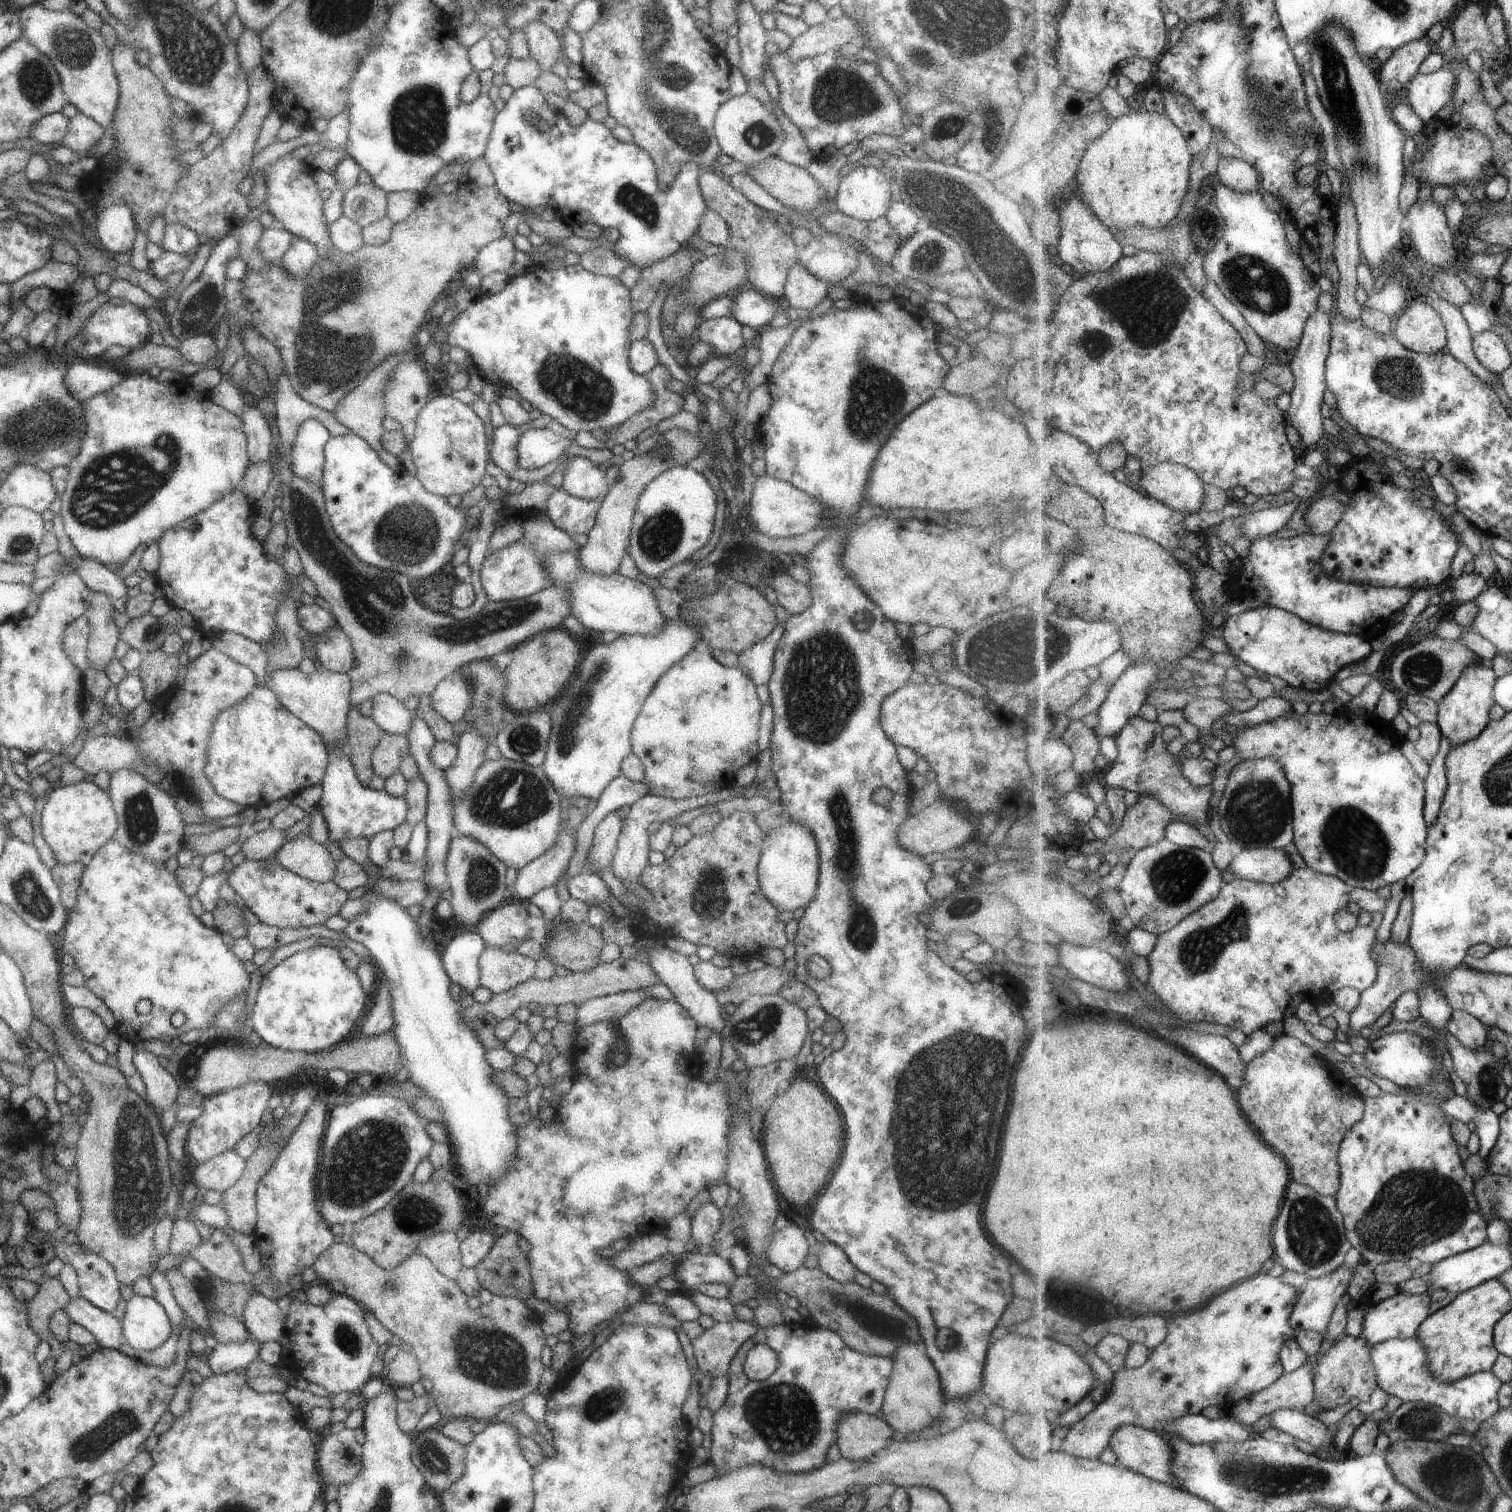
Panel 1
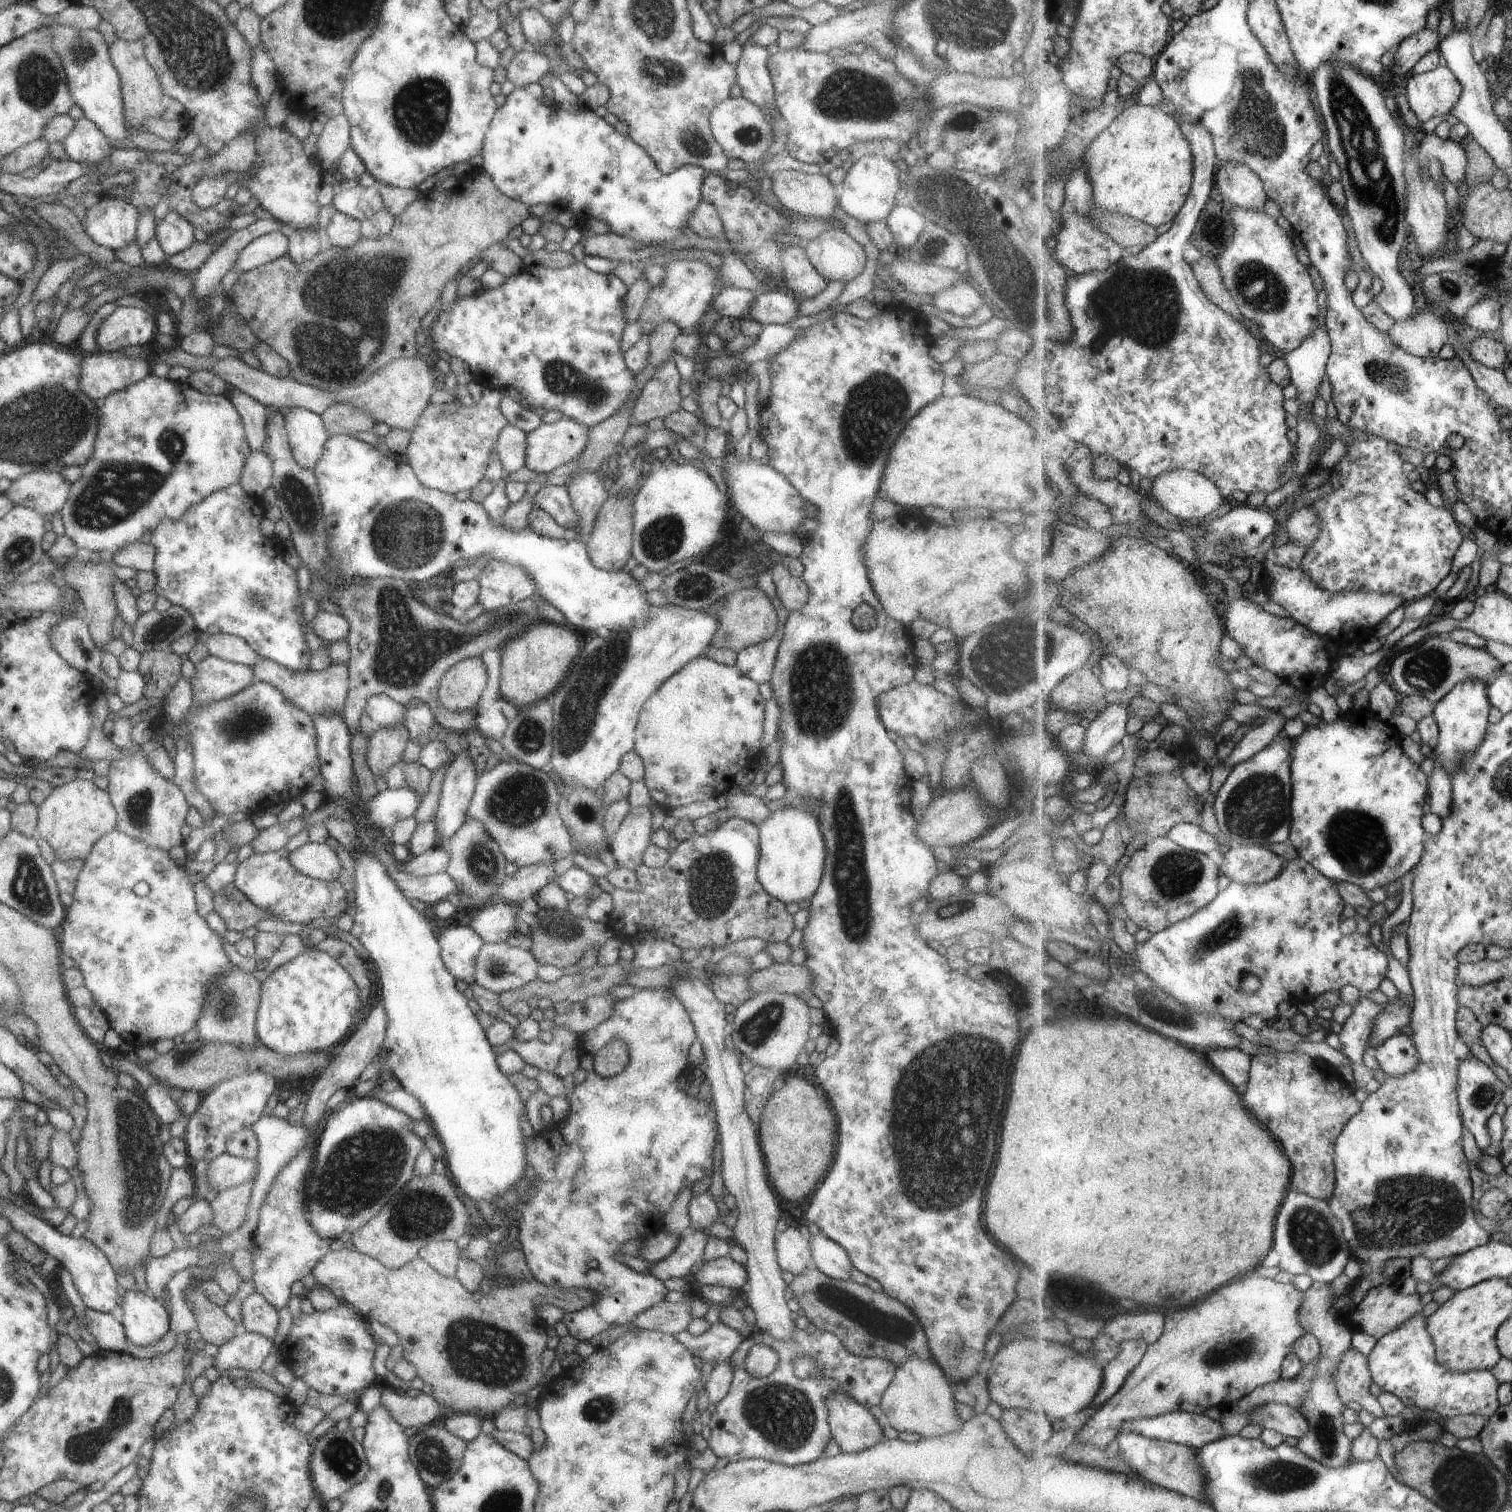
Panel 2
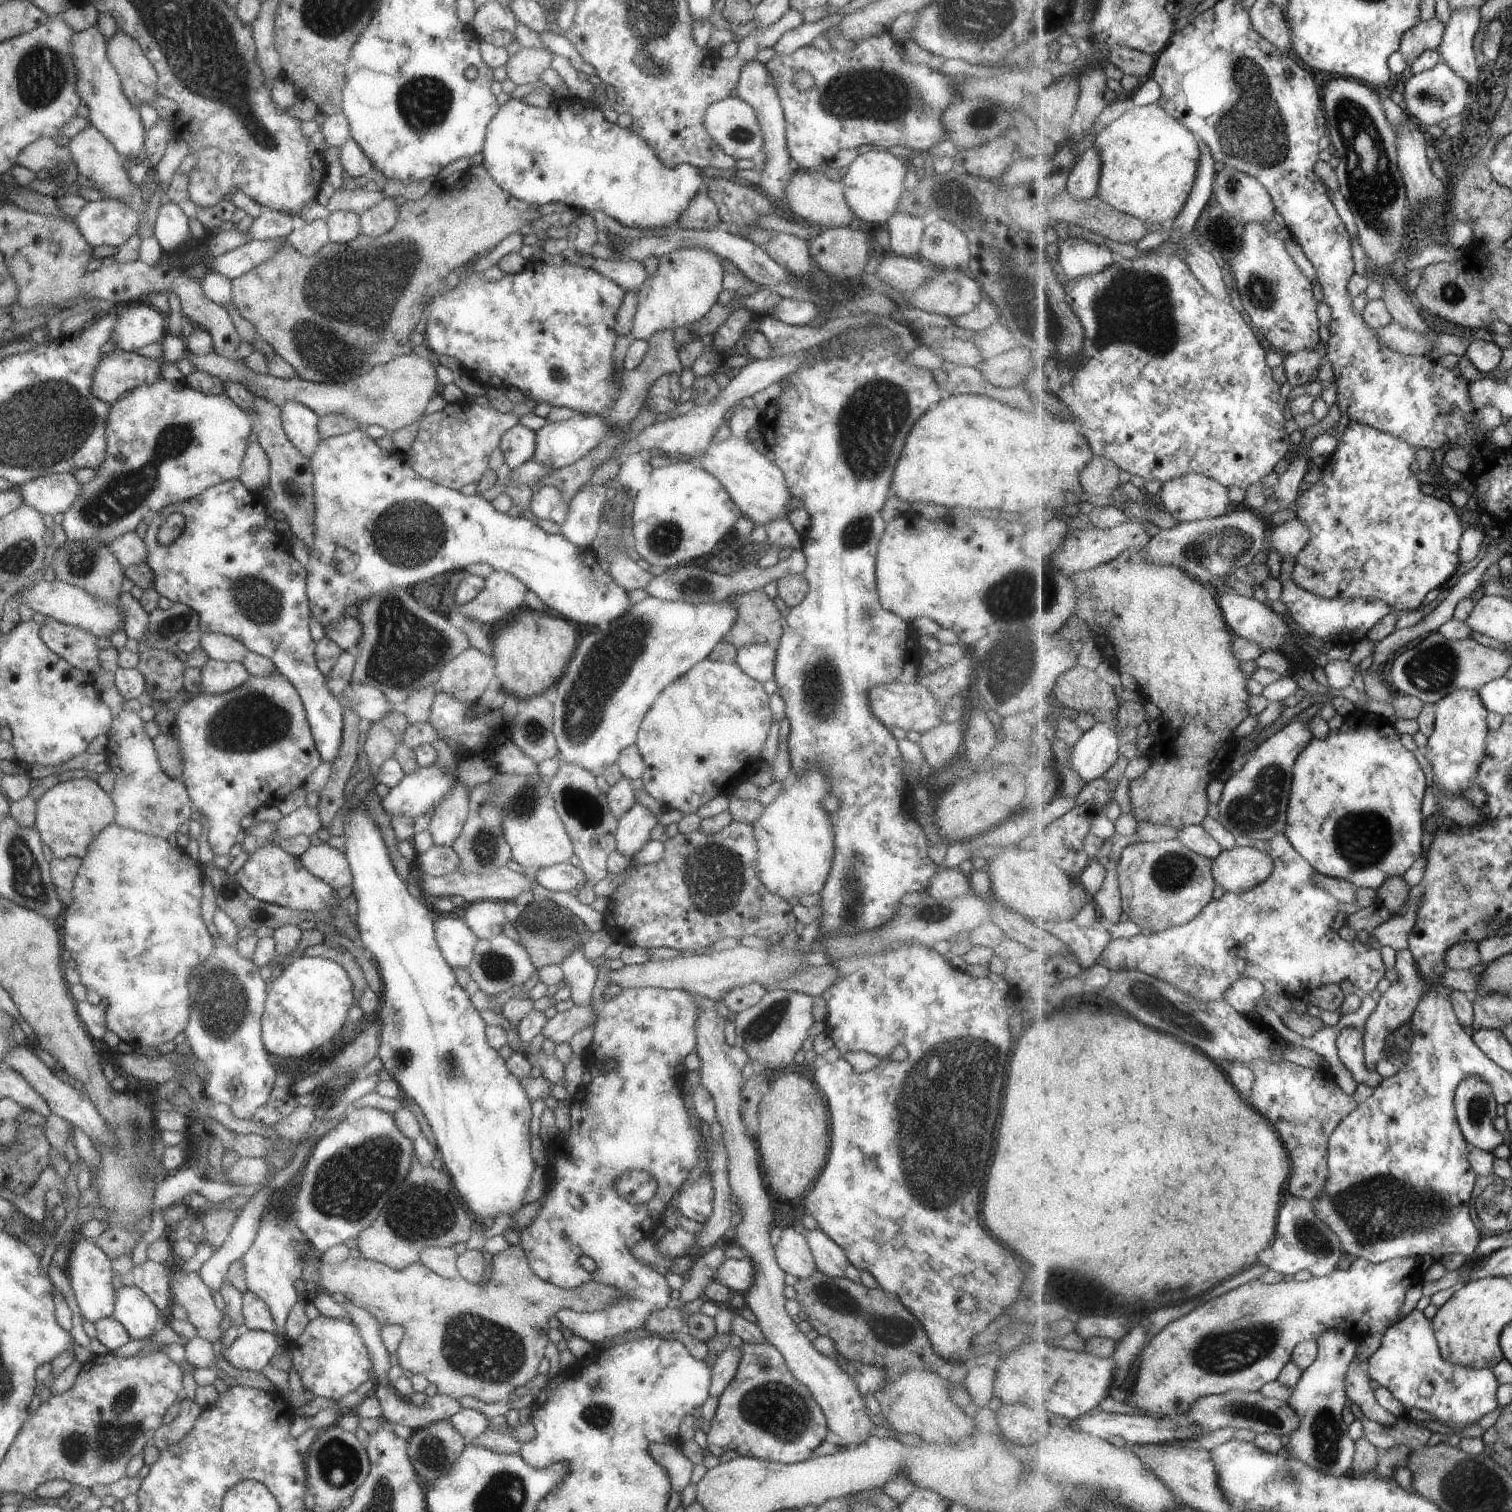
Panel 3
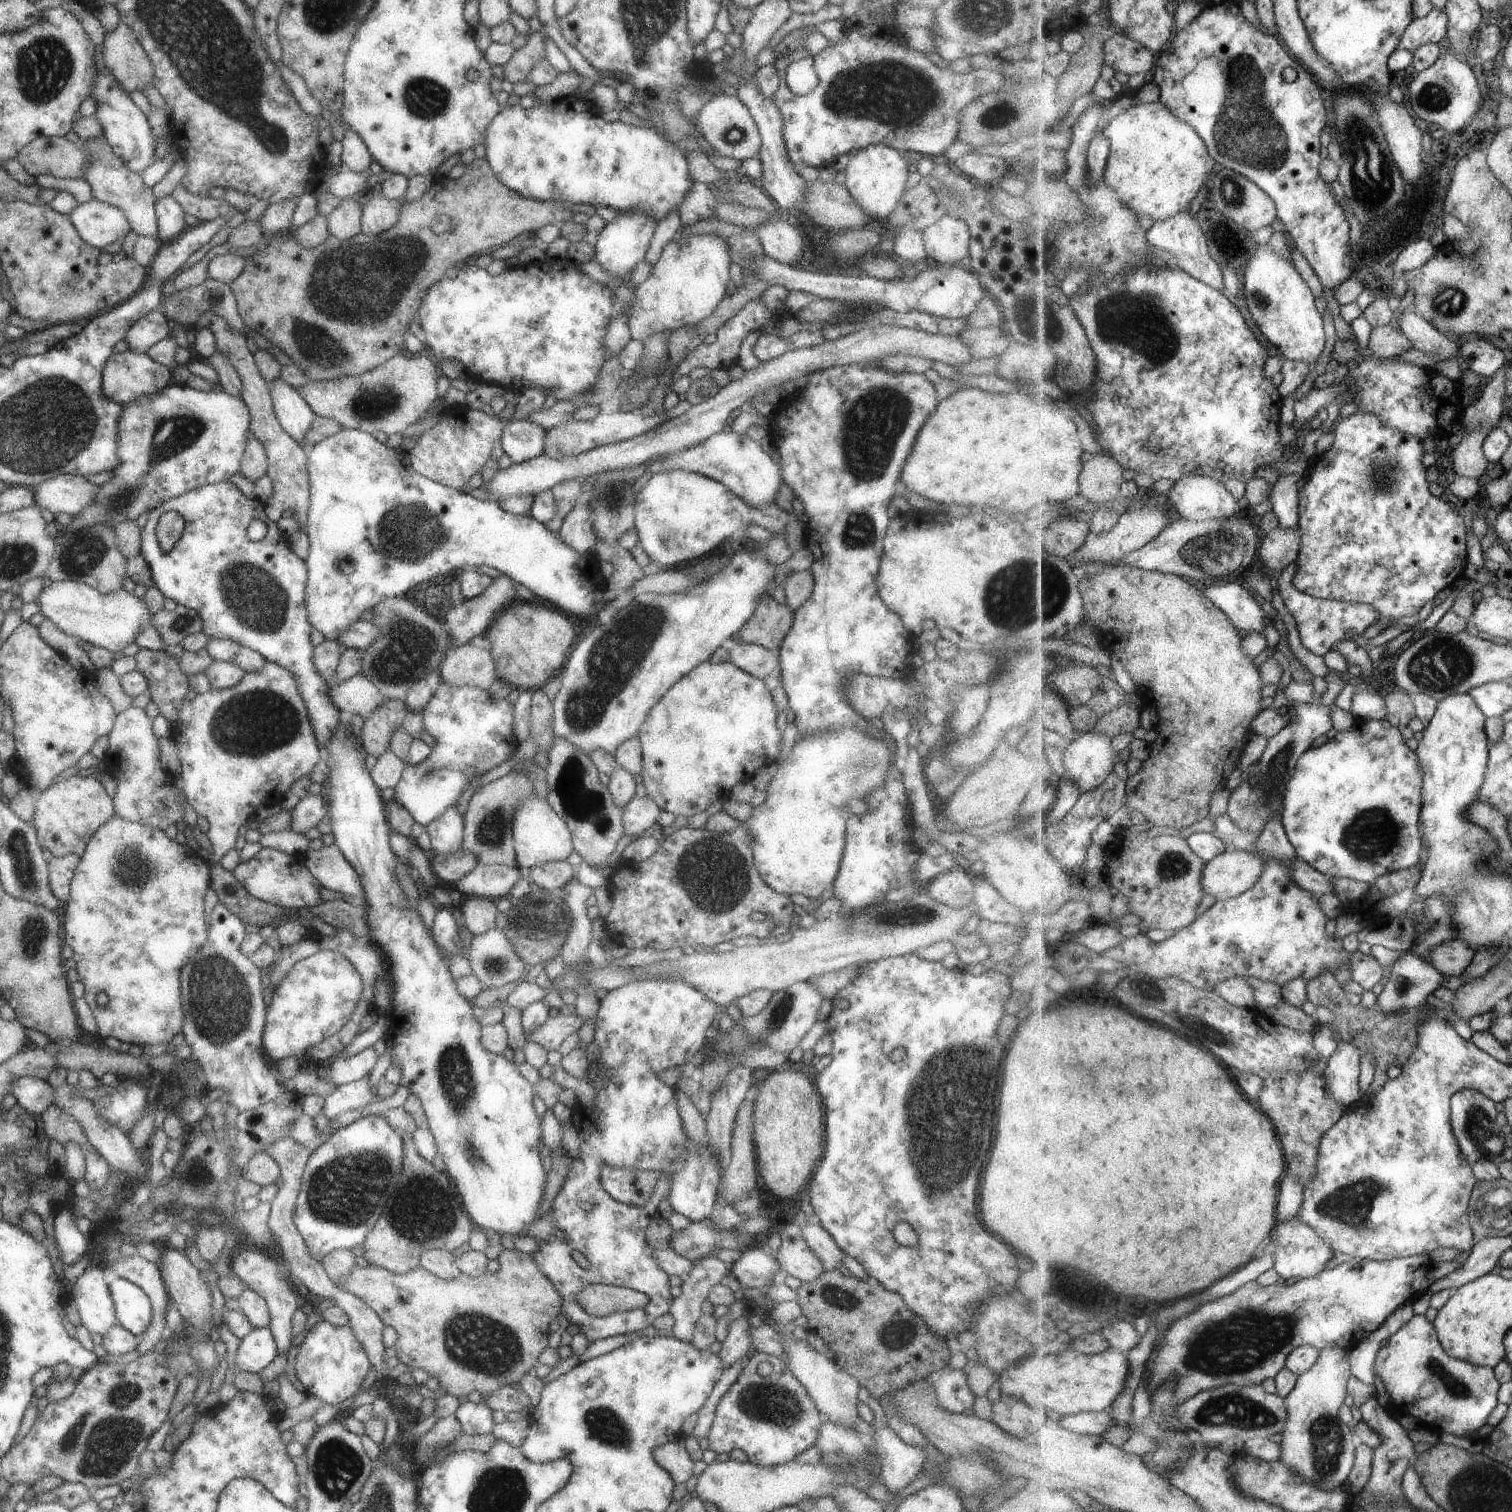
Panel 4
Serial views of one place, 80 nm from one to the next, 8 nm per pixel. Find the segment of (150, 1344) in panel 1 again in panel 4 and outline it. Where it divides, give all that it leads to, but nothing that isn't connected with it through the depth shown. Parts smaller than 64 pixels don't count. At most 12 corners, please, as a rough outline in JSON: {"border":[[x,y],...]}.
{"border":[[111,1276],[116,1324],[142,1334],[150,1302],[133,1283]]}

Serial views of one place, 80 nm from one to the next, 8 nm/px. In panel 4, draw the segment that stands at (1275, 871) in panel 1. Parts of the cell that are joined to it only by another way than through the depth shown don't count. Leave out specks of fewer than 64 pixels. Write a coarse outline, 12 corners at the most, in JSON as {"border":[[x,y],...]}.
{"border":[[1227,850],[1206,864],[1203,886],[1216,900],[1241,896],[1266,860]]}

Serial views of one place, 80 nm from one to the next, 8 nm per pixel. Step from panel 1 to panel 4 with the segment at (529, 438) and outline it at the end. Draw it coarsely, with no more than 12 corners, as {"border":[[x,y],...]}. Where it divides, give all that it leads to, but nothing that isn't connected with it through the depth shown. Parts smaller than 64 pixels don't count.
{"border":[[637,410],[567,419],[544,429],[542,454],[578,455],[665,419]]}

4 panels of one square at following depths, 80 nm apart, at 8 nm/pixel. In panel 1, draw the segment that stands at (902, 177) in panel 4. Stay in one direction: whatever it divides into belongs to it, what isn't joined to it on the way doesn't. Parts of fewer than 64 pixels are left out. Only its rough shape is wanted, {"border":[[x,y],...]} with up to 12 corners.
{"border":[[857,166],[838,180],[834,210],[868,221],[890,205],[885,168]]}

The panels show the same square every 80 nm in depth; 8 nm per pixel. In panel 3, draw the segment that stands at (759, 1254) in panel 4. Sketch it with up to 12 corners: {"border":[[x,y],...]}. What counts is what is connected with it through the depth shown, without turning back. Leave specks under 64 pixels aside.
{"border":[[747,1256],[725,1257],[712,1280],[744,1293],[754,1279]]}

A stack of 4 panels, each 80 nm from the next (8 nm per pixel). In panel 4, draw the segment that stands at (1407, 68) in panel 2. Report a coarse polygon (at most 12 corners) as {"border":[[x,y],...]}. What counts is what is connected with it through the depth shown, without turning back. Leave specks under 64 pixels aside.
{"border":[[1433,7],[1415,18],[1400,48],[1443,44],[1448,36],[1446,11]]}

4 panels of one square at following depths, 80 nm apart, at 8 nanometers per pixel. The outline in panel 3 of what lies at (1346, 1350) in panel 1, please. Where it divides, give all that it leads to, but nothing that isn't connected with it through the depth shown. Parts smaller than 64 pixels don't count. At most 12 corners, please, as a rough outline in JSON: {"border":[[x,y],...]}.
{"border":[[1355,1357],[1346,1376],[1349,1401],[1367,1419],[1390,1427],[1399,1416],[1377,1402],[1371,1379]]}

